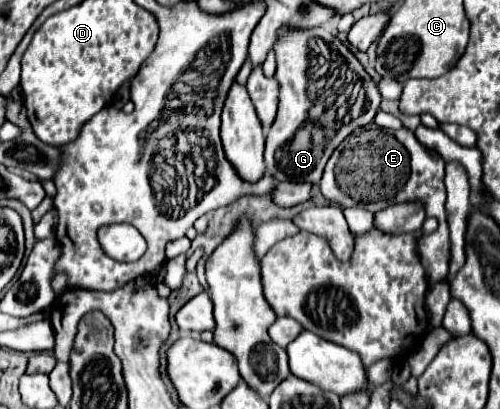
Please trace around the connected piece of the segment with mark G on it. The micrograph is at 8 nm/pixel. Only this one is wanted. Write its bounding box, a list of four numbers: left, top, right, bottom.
[266,27,382,185]

